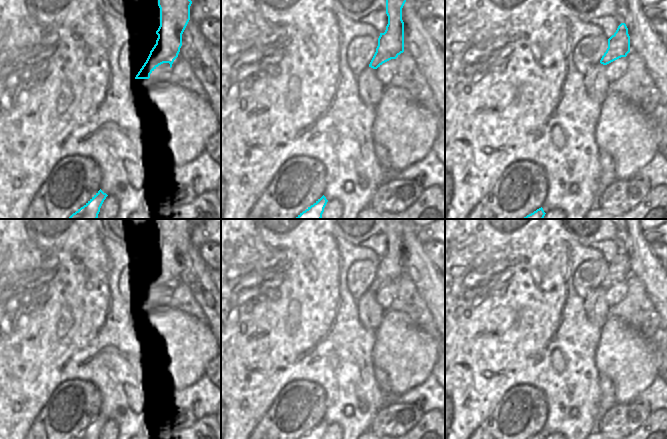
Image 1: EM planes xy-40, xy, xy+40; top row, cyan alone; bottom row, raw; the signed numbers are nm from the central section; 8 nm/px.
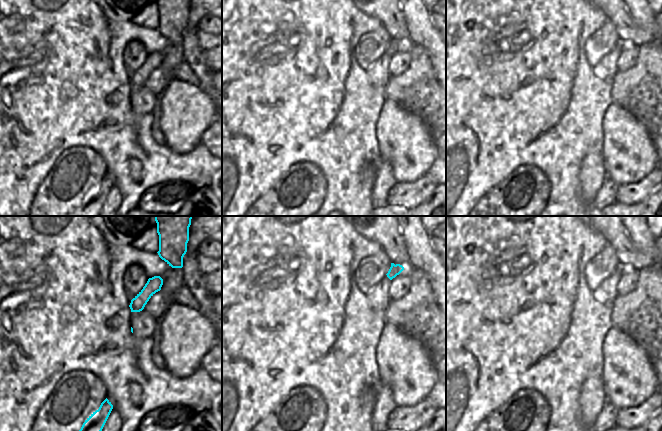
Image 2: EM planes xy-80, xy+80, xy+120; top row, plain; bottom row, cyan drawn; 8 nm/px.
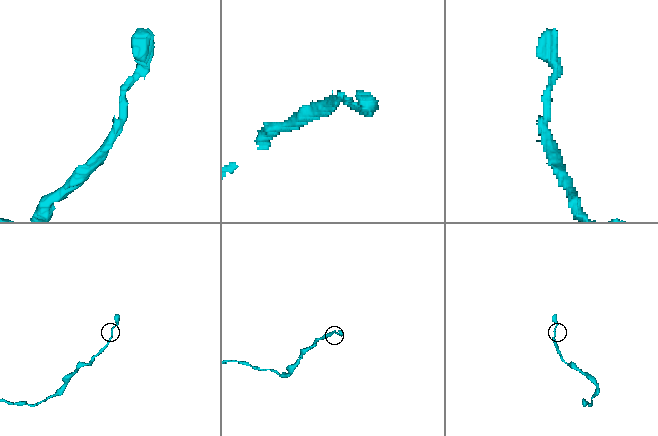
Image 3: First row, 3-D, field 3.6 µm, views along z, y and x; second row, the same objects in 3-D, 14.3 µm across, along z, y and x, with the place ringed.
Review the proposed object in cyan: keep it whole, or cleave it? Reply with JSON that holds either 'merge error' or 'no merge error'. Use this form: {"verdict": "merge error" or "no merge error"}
{"verdict": "merge error"}

